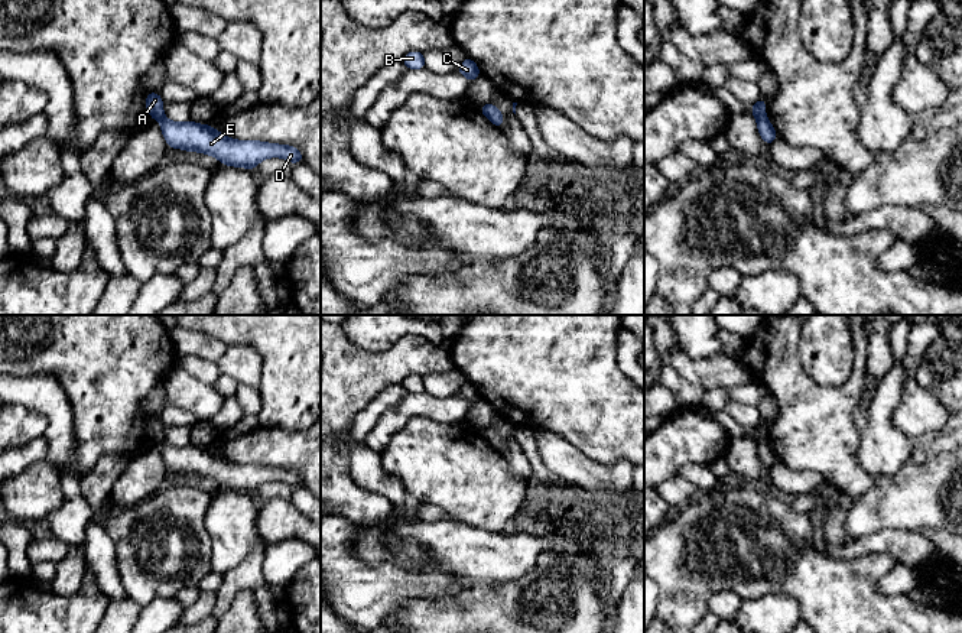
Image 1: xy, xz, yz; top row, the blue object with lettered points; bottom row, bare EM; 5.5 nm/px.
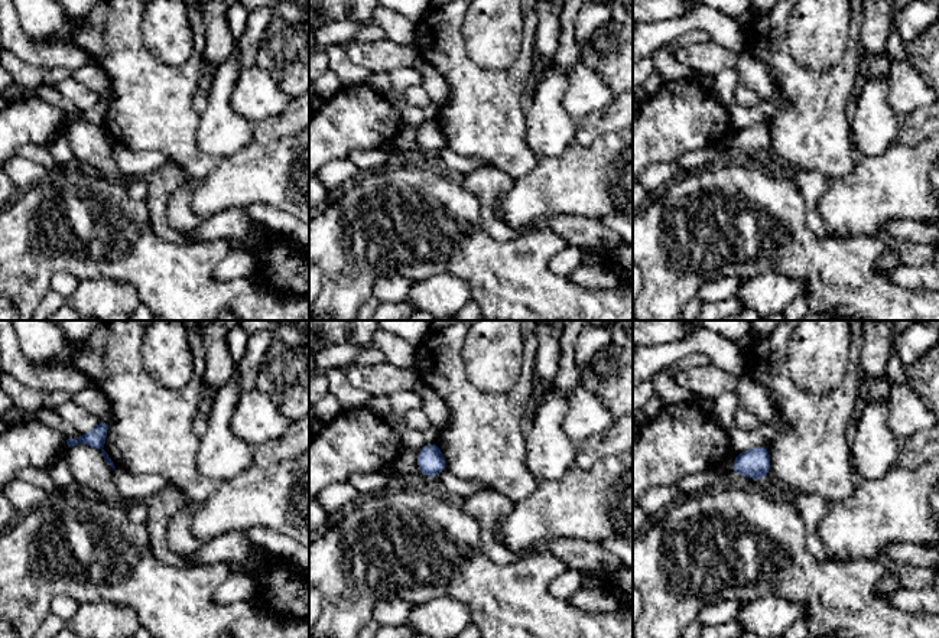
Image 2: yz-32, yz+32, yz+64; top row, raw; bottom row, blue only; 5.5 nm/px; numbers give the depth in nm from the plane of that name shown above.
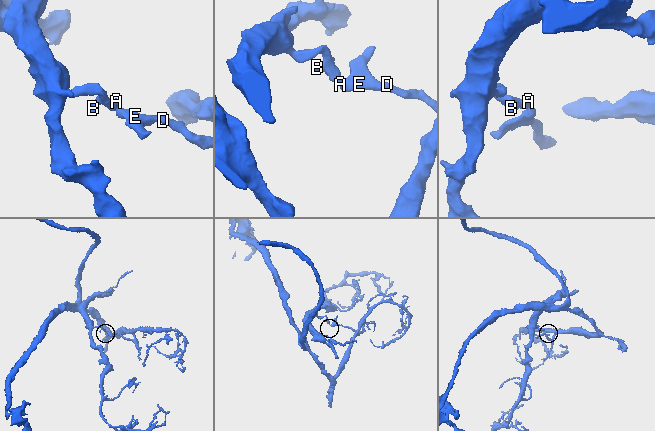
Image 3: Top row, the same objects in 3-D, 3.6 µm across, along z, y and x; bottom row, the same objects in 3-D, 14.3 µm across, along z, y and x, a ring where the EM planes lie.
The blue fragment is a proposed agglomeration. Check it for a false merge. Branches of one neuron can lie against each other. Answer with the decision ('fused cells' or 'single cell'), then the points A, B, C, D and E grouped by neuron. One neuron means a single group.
fused cells; groups A B C / D E

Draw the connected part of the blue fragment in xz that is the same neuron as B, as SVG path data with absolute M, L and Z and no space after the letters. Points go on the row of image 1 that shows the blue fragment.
M413 51L403 56L402 62L409 69L423 69L425 68L425 53Z

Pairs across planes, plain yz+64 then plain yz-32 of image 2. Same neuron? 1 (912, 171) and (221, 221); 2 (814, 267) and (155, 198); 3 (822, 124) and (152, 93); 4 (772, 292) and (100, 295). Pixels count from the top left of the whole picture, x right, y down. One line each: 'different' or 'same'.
1: different
2: different
3: same
4: same

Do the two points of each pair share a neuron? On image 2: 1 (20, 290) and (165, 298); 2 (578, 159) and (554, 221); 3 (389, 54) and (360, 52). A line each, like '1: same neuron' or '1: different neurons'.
1: same neuron
2: different neurons
3: same neuron

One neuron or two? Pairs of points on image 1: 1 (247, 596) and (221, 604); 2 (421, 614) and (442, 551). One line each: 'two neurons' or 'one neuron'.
1: two neurons
2: two neurons

